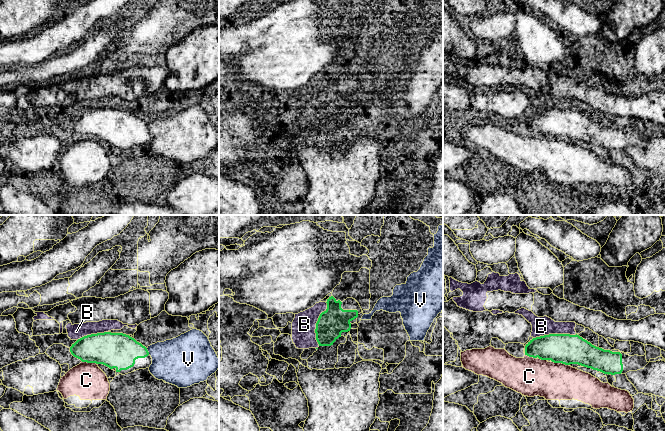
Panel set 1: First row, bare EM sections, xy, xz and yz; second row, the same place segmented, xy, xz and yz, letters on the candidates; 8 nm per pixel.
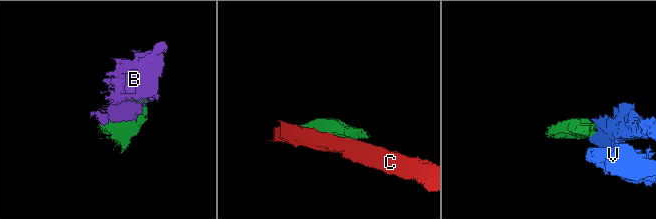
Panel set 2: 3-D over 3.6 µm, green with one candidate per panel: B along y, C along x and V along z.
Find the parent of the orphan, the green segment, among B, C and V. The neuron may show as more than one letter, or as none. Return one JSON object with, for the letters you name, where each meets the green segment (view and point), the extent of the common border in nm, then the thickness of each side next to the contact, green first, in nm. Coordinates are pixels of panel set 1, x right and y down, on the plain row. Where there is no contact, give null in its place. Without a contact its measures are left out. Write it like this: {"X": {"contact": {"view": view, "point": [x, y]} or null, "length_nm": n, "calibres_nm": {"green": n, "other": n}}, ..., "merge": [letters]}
{"merge": []}

